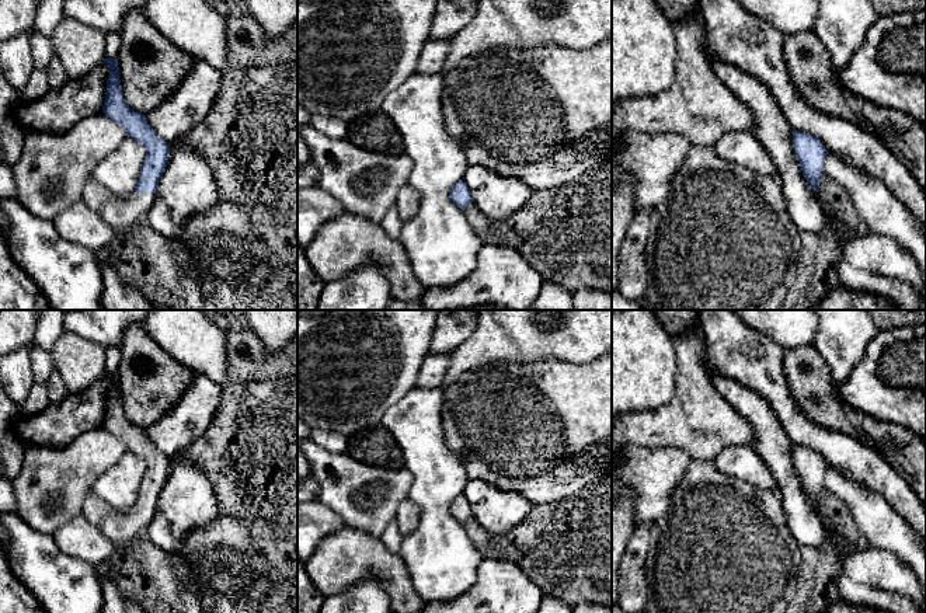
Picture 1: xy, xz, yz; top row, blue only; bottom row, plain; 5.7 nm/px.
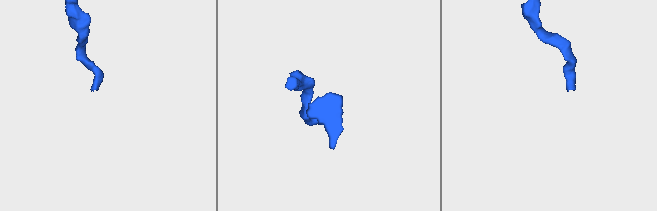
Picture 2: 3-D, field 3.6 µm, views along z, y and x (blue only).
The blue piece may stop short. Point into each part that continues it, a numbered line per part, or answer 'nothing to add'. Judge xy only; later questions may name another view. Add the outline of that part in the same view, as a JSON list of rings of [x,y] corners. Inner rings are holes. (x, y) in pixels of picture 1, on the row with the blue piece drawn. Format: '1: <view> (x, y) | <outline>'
1: xy (118, 213) | [[[90,177],[83,188],[83,202],[112,229],[123,229],[140,217],[147,217],[156,194],[132,194],[116,199]]]

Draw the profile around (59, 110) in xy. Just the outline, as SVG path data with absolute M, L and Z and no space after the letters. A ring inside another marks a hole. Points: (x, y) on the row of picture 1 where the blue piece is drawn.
M101 63L81 79L70 79L59 88L49 90L43 97L25 102L18 100L13 115L18 126L25 132L65 133L80 121L102 111L107 93L107 79L111 69Z

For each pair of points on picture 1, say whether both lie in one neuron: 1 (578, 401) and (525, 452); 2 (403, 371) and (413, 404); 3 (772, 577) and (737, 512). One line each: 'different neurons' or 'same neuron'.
1: same neuron
2: different neurons
3: same neuron

